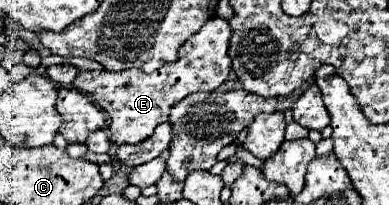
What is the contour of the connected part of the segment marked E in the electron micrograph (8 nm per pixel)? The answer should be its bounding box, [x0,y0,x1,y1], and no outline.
[73,17,233,145]

